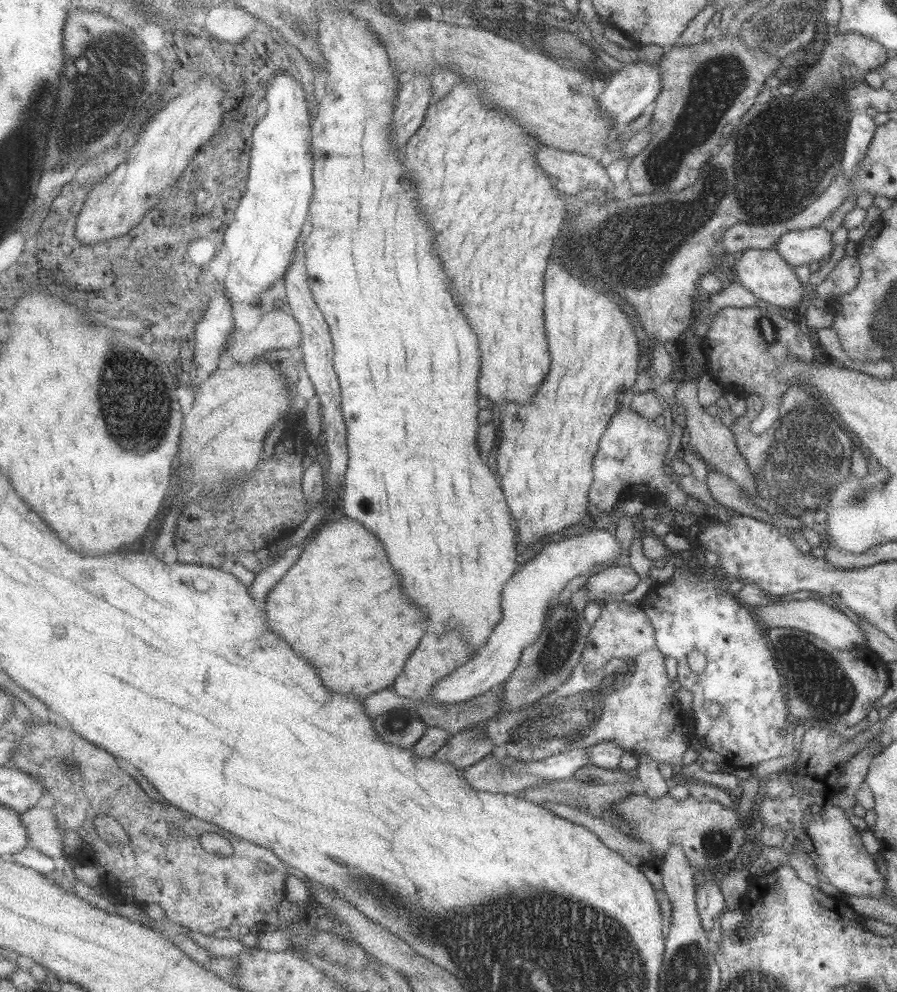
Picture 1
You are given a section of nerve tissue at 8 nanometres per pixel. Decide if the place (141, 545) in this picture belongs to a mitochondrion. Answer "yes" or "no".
no

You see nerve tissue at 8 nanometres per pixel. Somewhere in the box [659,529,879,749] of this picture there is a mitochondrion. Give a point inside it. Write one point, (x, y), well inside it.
(838, 697)

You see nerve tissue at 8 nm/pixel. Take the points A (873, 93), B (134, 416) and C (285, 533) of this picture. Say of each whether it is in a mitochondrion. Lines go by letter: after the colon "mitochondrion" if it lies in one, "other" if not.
A: other
B: mitochondrion
C: other

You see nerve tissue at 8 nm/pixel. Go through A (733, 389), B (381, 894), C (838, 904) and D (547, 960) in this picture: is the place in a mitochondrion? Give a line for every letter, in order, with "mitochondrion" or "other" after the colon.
A: other
B: mitochondrion
C: other
D: mitochondrion

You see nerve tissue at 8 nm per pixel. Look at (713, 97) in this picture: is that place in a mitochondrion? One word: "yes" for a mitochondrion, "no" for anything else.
yes

